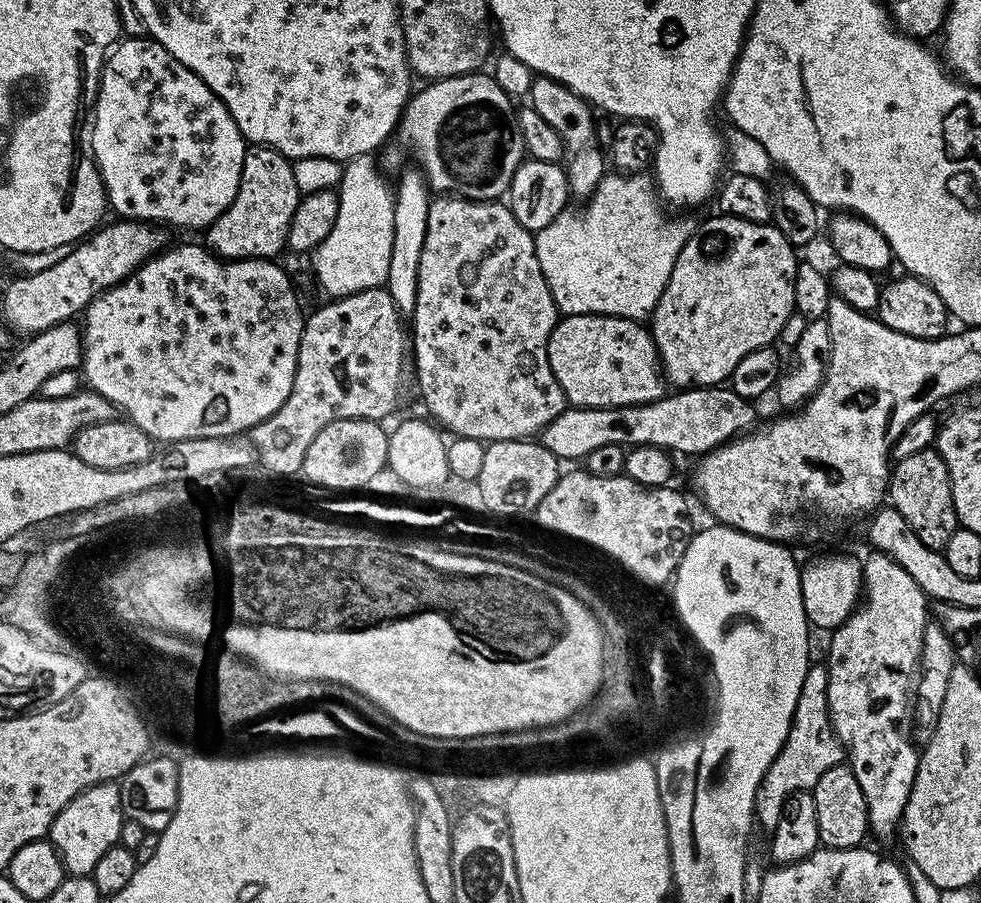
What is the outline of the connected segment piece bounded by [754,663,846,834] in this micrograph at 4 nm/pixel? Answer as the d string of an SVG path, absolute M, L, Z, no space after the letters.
M813 663L802 678L802 690L798 690L798 702L794 702L792 725L786 734L782 750L766 770L756 791L755 823L771 834L784 812L784 803L796 792L807 792L834 766L845 763L844 748L834 734L828 709L828 669L823 663Z

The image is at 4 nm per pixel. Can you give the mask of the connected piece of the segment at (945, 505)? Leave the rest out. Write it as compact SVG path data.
M929 446L926 450L918 450L918 454L910 454L910 458L895 461L888 477L886 496L891 507L896 508L898 514L906 518L906 522L910 522L910 530L914 530L914 534L918 534L918 538L922 538L926 546L942 550L946 542L950 542L950 534L954 534L958 527L954 510L954 494L950 486L950 470L946 470L946 462L940 457L935 447Z

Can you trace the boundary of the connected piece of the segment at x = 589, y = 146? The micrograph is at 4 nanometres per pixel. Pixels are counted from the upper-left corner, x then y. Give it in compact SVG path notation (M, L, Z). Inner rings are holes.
M536 76L533 79L527 94L530 107L550 126L554 126L554 134L562 138L564 158L562 167L568 174L568 191L573 197L587 198L594 194L598 182L606 174L606 152L603 147L596 145L596 120L594 109L588 101L582 99L574 90L570 90L557 80L551 80L548 76Z

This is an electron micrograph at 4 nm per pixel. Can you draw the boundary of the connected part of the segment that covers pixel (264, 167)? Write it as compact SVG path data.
M265 144L251 145L244 154L238 194L234 194L234 202L230 202L226 211L203 233L203 243L208 251L221 260L272 260L280 251L285 251L290 218L294 218L294 210L298 210L300 197L300 190L294 180L293 161L282 153L267 148Z

